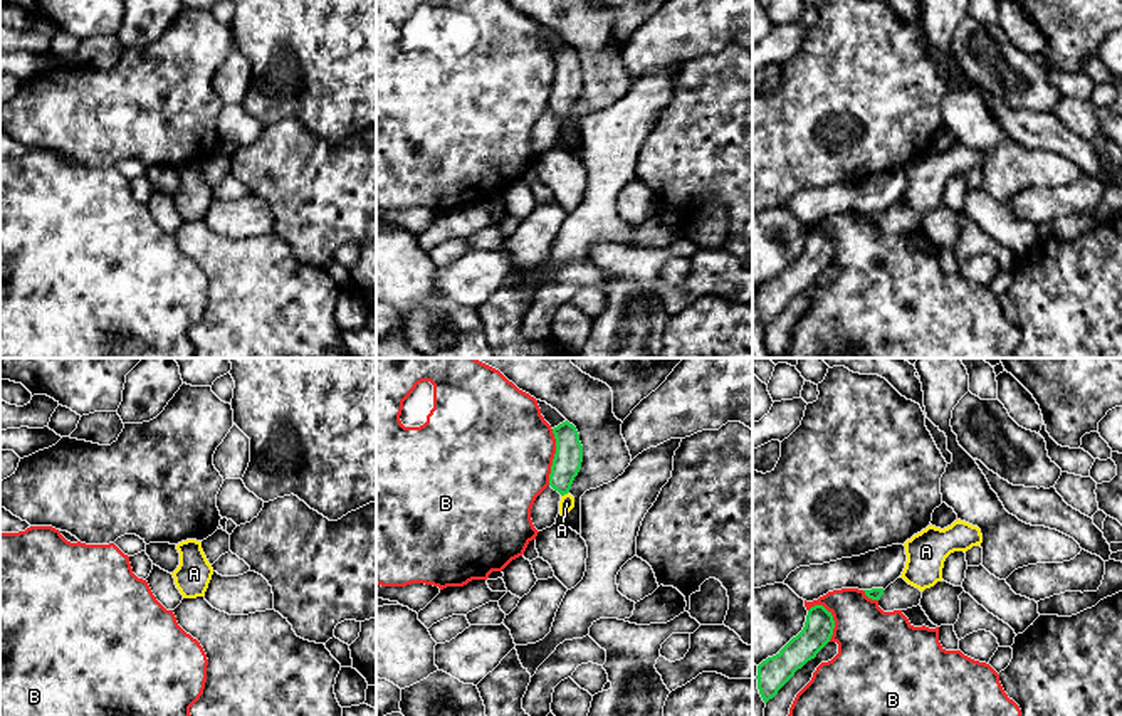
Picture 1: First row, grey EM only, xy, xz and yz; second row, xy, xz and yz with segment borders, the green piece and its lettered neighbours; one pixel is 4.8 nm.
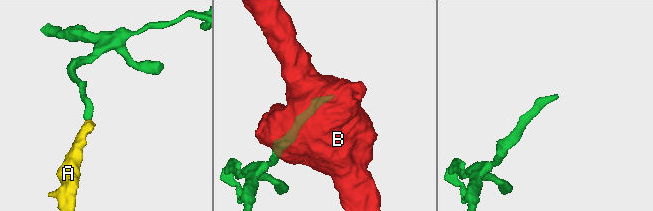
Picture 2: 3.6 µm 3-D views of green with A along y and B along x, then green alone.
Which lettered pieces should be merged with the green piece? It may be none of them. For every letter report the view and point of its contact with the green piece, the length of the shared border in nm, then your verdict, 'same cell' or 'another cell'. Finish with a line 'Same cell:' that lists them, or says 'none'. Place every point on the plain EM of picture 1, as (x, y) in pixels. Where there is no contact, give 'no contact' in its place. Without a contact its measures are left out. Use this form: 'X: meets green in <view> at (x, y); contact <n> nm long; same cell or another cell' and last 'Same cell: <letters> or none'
A: meets green in xz at (563, 118); contact 40 nm long; same cell
B: meets green in xz at (555, 81); contact 280 nm long; another cell
Same cell: A

